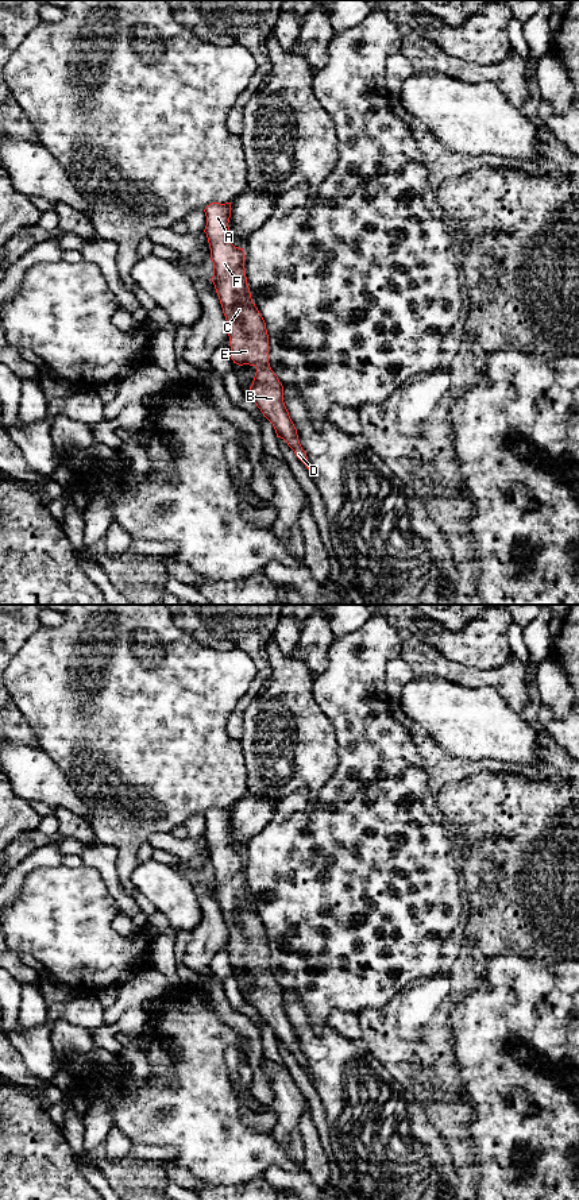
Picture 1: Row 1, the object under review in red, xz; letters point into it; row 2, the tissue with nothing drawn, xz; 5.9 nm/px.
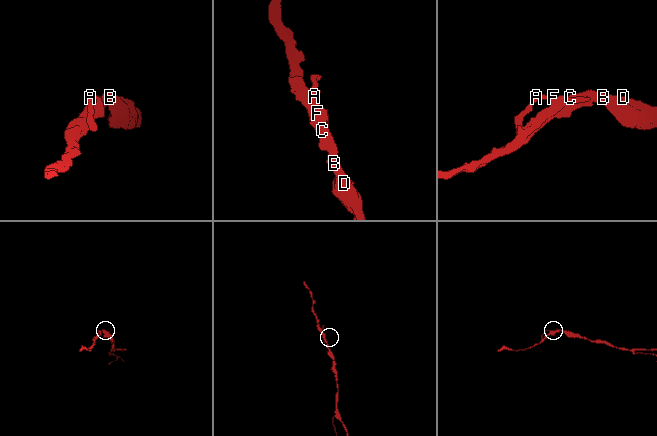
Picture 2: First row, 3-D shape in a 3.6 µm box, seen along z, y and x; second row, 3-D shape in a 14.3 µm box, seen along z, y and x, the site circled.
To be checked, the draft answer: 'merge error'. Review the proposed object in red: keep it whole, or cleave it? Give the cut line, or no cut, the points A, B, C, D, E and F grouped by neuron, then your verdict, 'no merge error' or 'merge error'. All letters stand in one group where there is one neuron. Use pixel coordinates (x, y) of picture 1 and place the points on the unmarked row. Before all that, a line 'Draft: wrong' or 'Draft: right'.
Draft: wrong
no cut; A B C D E F; no merge error

